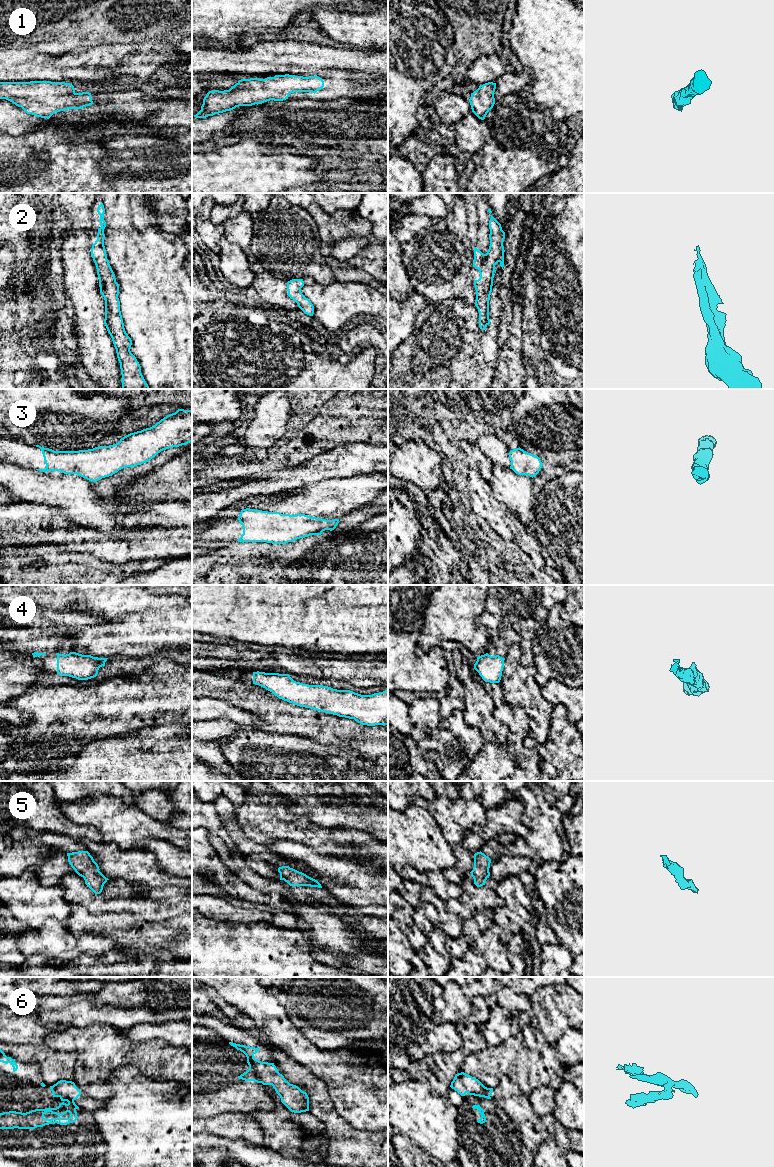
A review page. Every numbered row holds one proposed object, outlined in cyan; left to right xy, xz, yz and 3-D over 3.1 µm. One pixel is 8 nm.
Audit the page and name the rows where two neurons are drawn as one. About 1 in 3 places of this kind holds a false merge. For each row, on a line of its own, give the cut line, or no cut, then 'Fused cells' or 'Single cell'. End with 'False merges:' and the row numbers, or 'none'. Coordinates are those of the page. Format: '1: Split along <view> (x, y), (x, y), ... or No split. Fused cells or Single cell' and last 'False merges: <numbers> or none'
1: No split. Single cell
2: No split. Single cell
3: No split. Single cell
4: No split. Single cell
5: No split. Single cell
6: Split along xy (52, 1086), (59, 1096), (73, 1100). Fused cells
False merges: 6

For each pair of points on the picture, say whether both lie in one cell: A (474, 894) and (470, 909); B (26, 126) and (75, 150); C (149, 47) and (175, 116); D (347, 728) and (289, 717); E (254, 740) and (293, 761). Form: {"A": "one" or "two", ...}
{"A": "one", "B": "two", "C": "two", "D": "one", "E": "one"}

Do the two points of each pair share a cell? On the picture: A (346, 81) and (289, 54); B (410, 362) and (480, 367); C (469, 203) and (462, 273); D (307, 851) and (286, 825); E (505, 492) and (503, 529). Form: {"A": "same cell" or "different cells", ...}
{"A": "different cells", "B": "same cell", "C": "different cells", "D": "different cells", "E": "different cells"}

